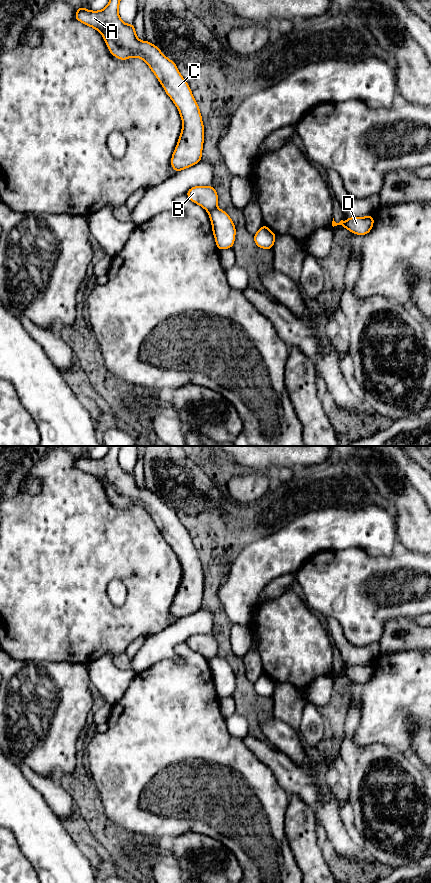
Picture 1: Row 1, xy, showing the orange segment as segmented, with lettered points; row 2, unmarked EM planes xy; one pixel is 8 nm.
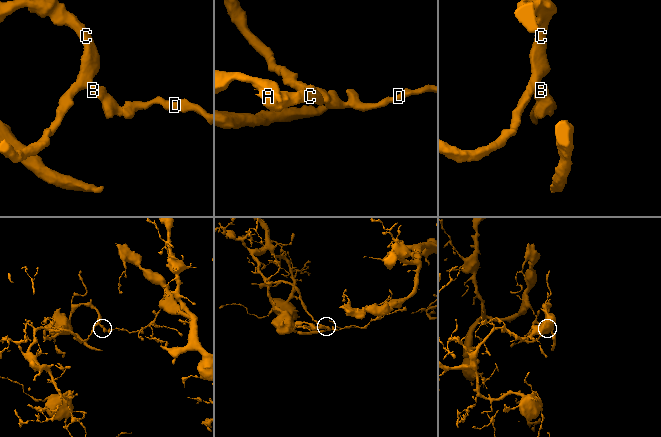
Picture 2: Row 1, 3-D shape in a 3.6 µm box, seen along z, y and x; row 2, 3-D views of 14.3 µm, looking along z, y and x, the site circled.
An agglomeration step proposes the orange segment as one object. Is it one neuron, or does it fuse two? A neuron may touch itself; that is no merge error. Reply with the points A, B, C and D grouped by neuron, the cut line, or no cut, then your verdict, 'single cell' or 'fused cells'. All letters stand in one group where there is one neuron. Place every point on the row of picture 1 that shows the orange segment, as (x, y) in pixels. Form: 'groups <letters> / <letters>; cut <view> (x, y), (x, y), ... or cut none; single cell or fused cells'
groups A B C / D; cut xy (216, 206), (209, 213); fused cells

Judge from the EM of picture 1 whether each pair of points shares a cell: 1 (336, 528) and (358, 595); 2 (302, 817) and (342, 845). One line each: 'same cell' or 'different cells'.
1: different cells
2: different cells

